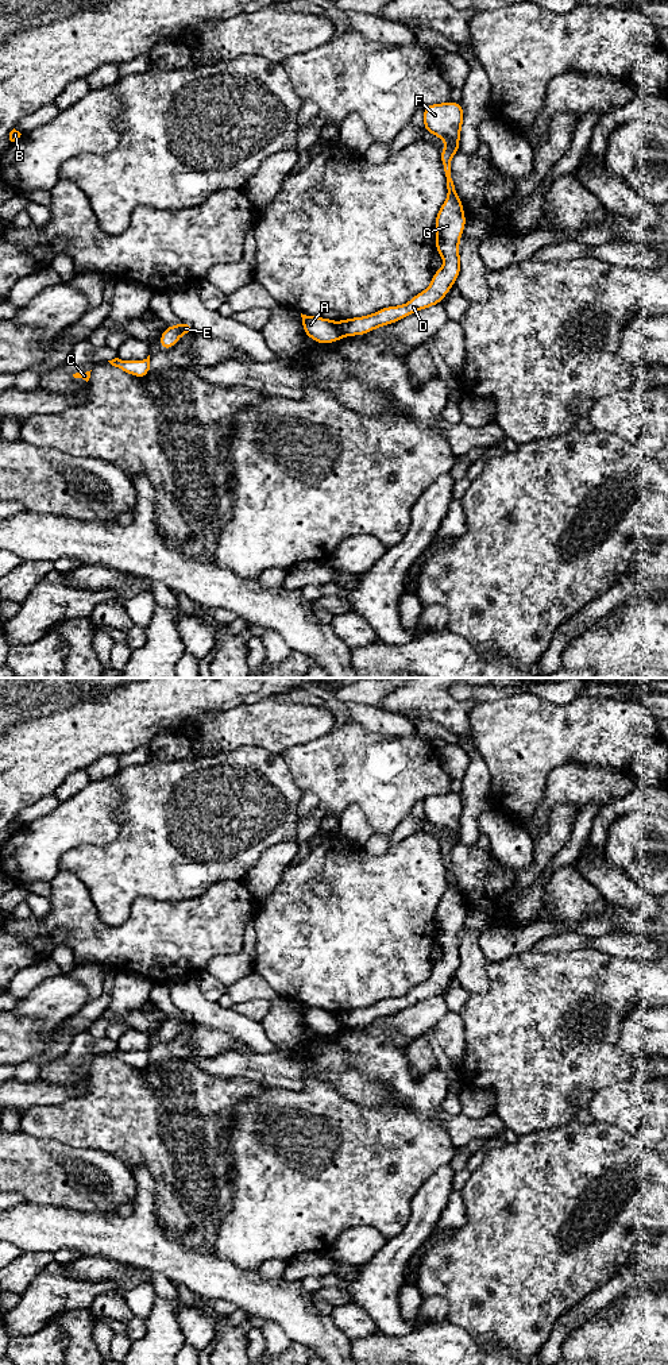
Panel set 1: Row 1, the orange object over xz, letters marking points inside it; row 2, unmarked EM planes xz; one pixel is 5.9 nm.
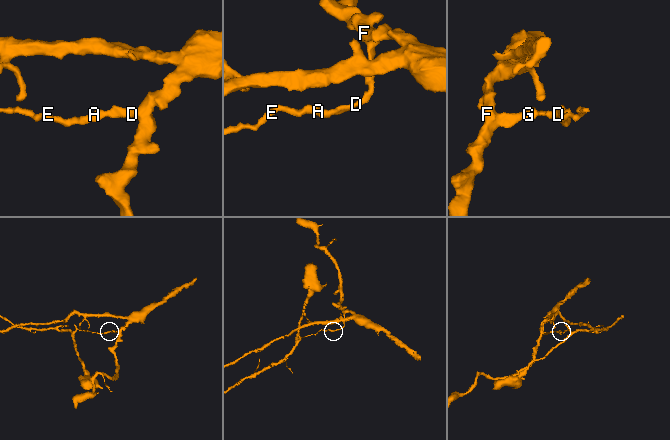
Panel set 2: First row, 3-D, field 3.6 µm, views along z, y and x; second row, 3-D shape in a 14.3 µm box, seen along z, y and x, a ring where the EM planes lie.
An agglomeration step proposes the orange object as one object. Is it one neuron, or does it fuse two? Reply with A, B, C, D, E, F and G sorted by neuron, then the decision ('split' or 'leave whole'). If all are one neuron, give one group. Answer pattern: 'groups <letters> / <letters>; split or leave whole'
groups A C E / B D F G; split

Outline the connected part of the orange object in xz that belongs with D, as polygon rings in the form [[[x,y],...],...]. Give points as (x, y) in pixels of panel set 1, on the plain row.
[[[448,793],[424,799],[425,822],[447,833],[440,849],[447,868],[448,887],[435,913],[437,925],[436,944],[444,949],[443,960],[435,963],[430,978],[414,987],[408,995],[382,999],[371,1007],[340,1013],[339,1018],[344,1027],[368,1025],[381,1017],[395,1014],[420,1000],[436,996],[455,976],[460,965],[459,930],[463,926],[466,907],[451,869],[451,849],[459,842],[463,809],[464,803],[460,794]]]

